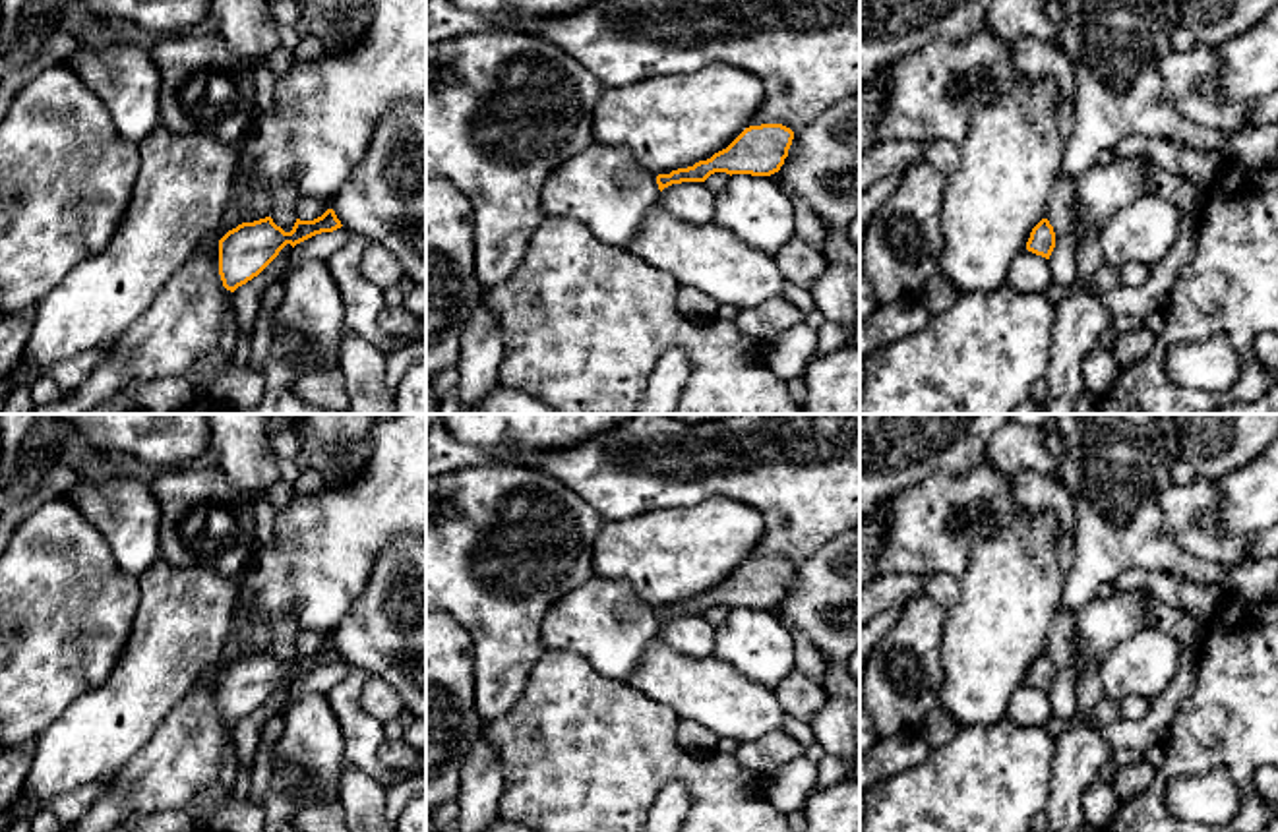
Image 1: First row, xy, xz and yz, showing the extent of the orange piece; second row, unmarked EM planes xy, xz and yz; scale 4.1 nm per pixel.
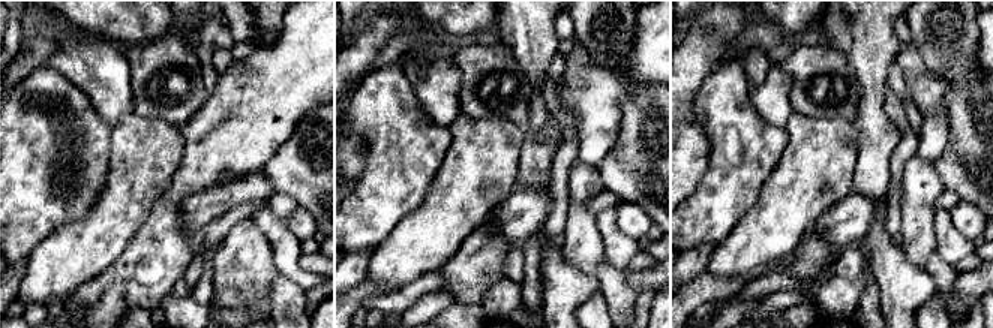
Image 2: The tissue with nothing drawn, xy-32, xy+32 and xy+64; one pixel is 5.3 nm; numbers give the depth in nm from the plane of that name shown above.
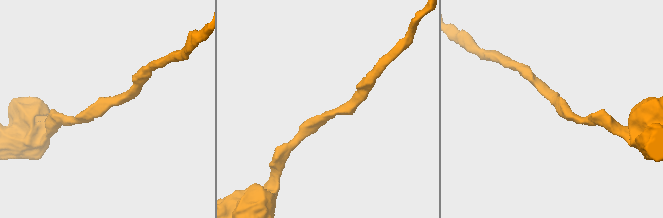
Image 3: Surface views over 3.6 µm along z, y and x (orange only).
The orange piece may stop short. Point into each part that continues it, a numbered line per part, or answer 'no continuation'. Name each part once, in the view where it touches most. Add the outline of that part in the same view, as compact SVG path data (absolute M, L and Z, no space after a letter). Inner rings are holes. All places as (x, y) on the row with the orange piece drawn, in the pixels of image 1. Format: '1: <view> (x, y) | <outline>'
no continuation

